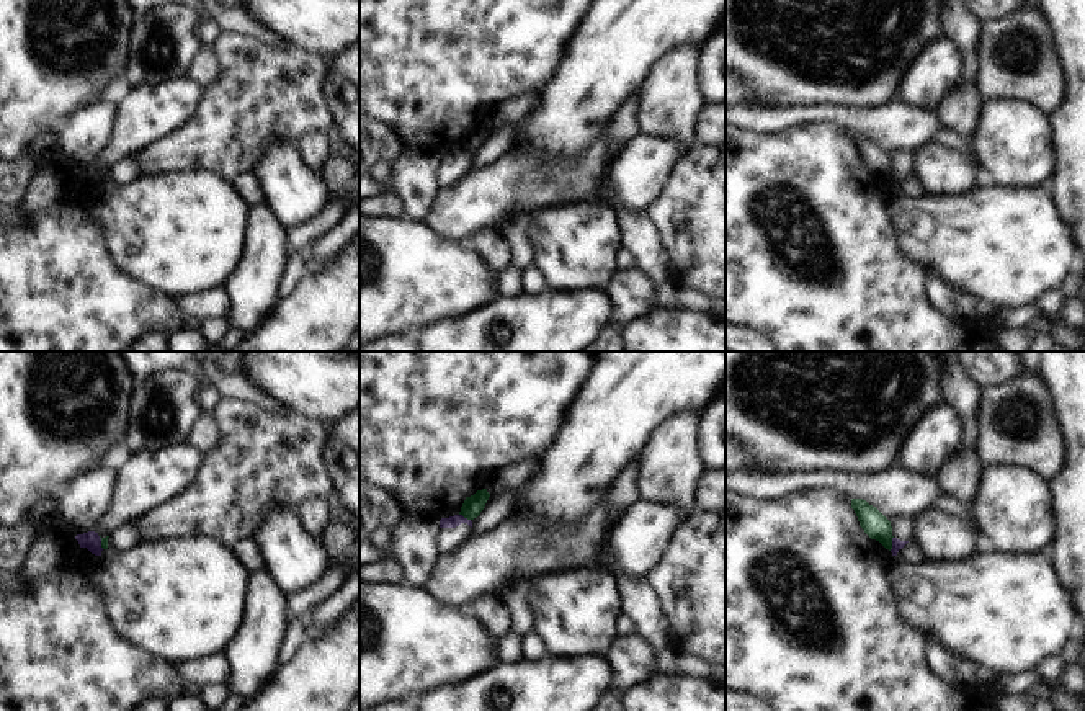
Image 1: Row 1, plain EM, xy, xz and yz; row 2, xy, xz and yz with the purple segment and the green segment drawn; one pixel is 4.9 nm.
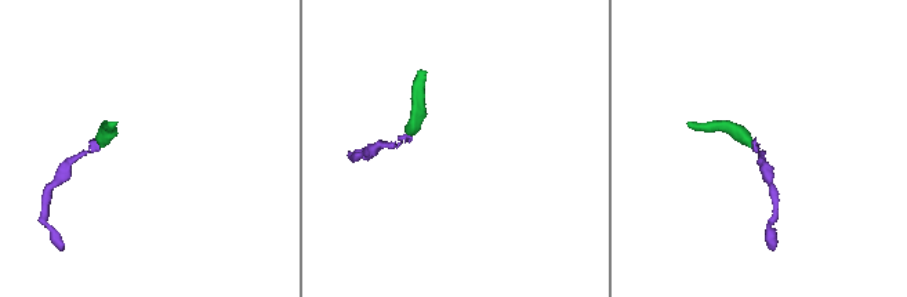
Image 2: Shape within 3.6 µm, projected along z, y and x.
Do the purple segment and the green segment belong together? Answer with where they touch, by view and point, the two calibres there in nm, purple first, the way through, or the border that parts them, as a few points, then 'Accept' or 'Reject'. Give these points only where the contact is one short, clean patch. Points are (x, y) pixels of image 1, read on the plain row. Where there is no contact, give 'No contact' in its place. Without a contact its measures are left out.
Touches purple at yz (893, 177). Thickness 50 nm (purple) against 120 nm. Boundary: yz (893, 170), (889, 183). Reject.

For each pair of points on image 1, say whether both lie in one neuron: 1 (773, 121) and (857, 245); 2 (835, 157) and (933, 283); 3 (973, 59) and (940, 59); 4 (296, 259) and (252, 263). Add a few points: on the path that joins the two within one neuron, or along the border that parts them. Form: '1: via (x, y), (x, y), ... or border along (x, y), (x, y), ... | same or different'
1: border along (817, 120), (778, 133), (744, 131) | different
2: border along (927, 277), (925, 295), (940, 313) | different
3: border along (945, 35), (963, 51), (964, 72), (959, 84) | different
4: border along (290, 255), (278, 288), (278, 298) | different

